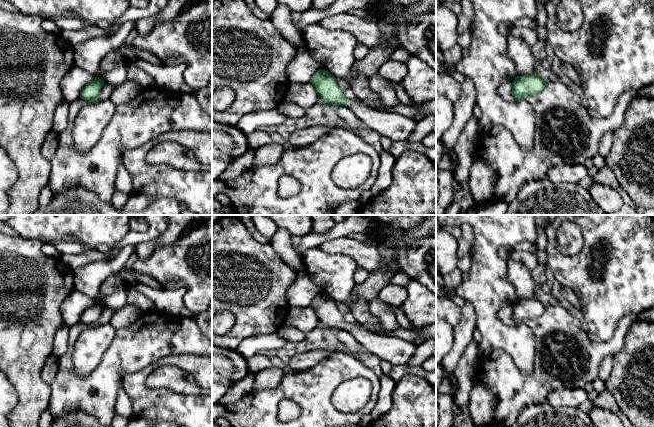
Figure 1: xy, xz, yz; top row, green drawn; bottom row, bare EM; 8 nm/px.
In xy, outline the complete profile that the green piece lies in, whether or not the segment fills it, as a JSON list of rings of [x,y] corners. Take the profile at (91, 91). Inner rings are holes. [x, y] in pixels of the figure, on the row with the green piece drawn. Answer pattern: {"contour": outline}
{"contour": [[[95,77],[95,79],[88,83],[81,91],[80,98],[86,102],[96,101],[100,95],[101,89],[104,86],[104,81]]]}

